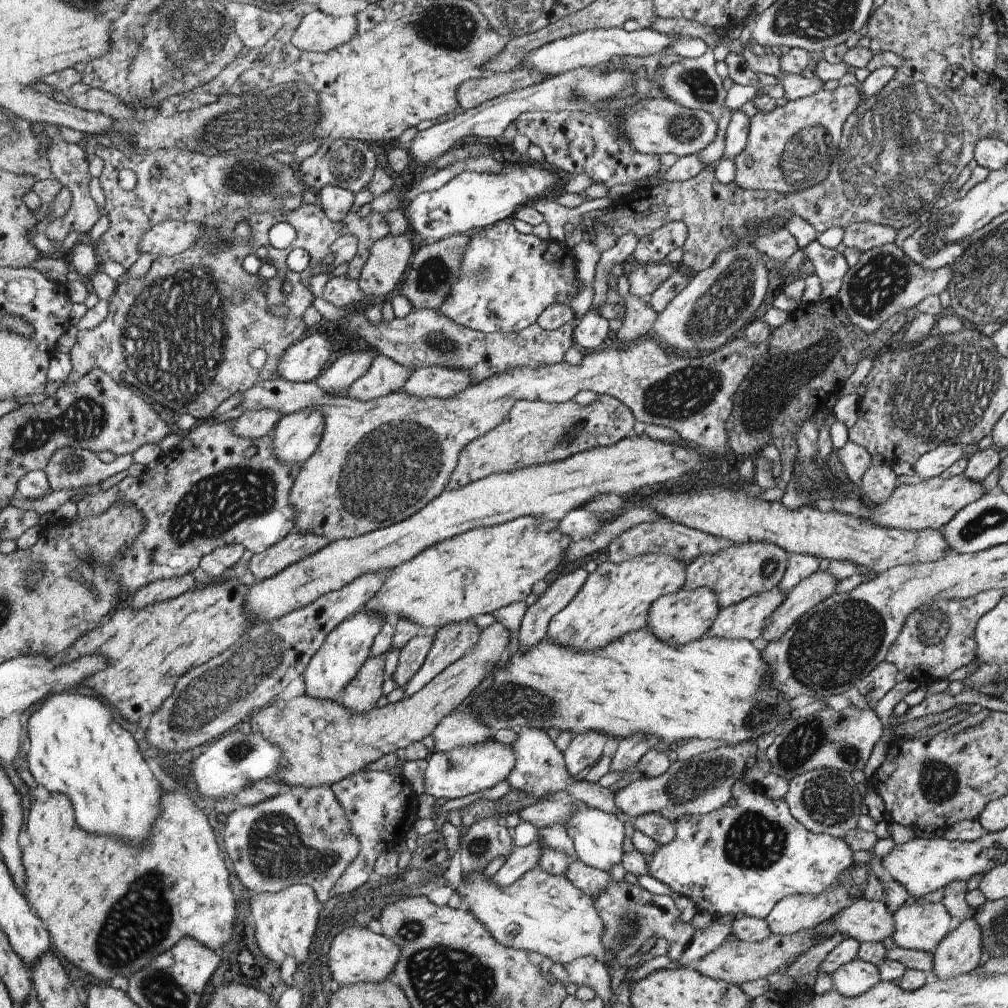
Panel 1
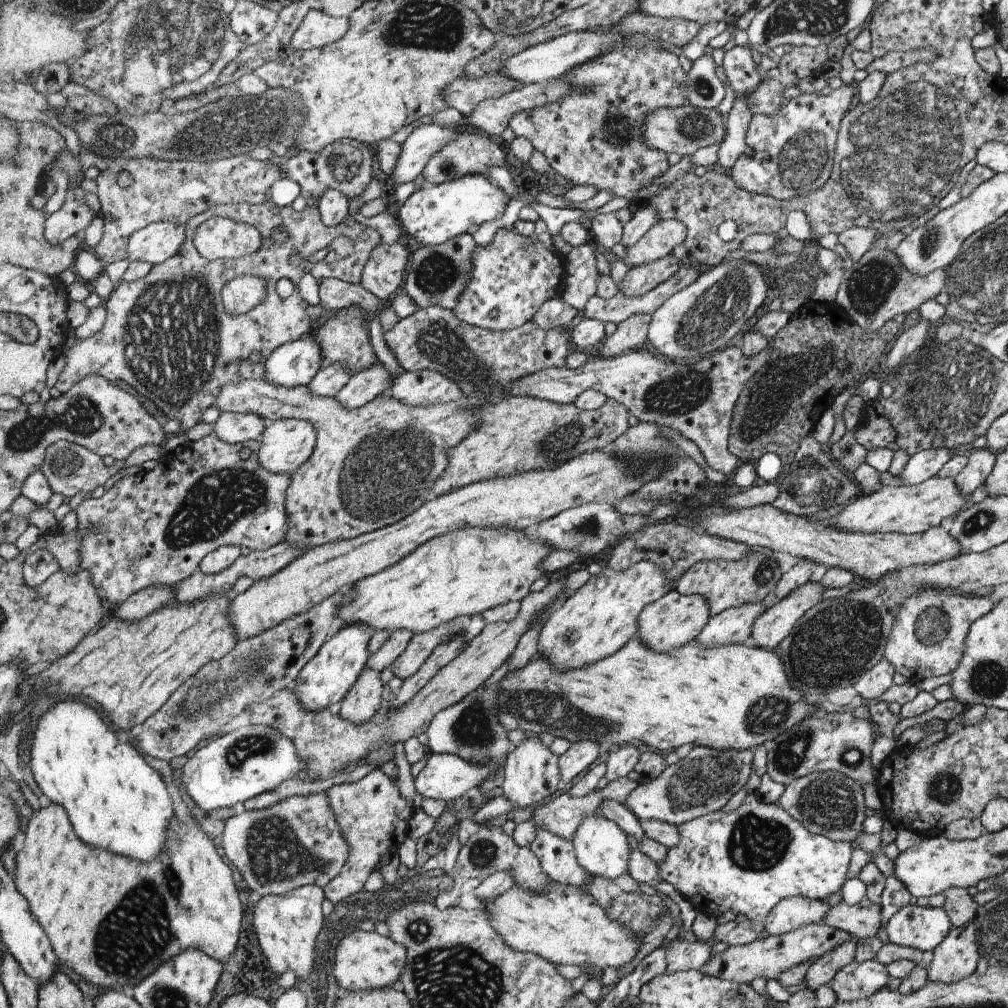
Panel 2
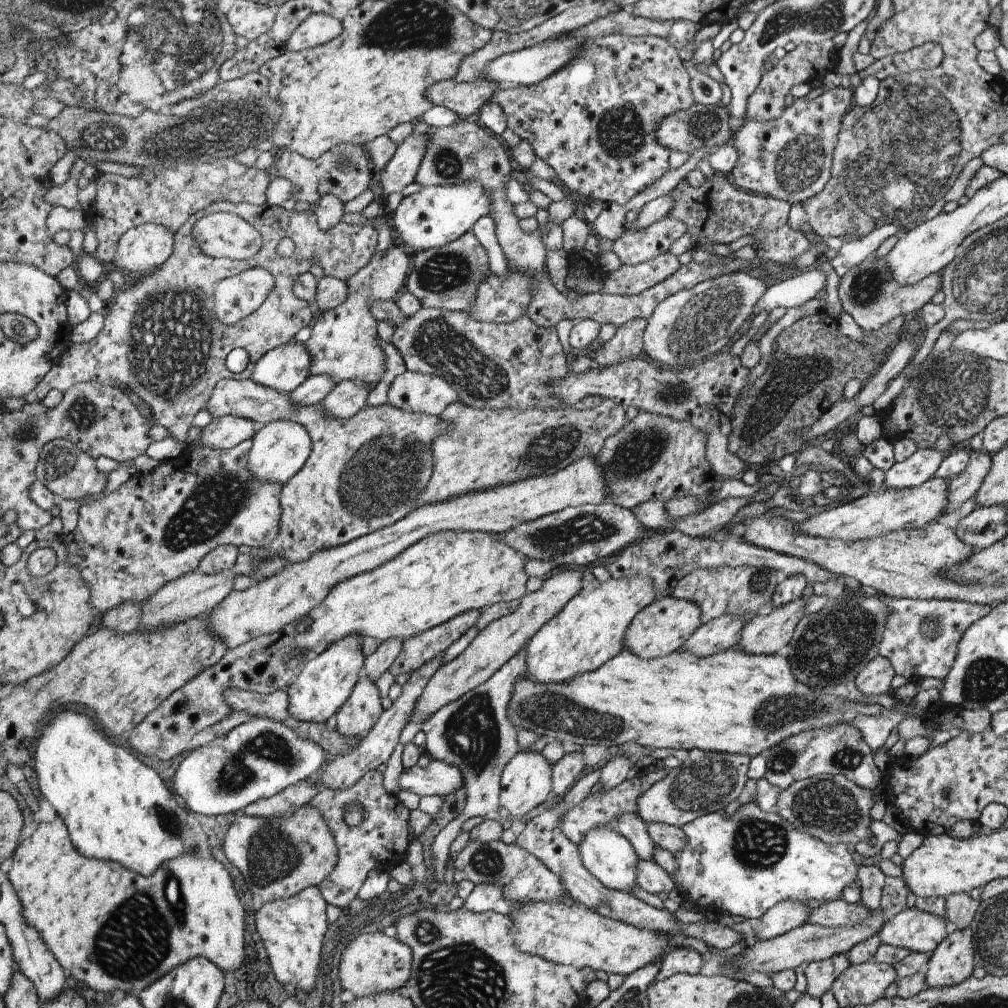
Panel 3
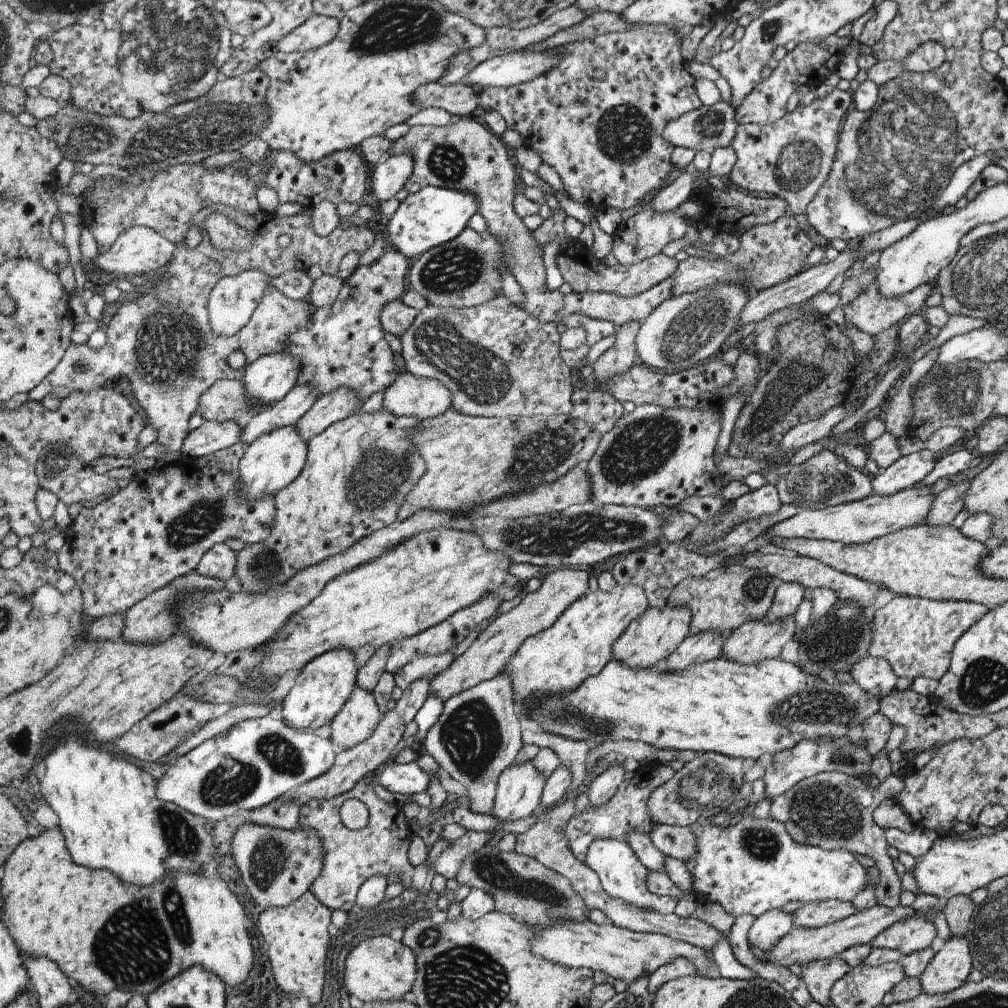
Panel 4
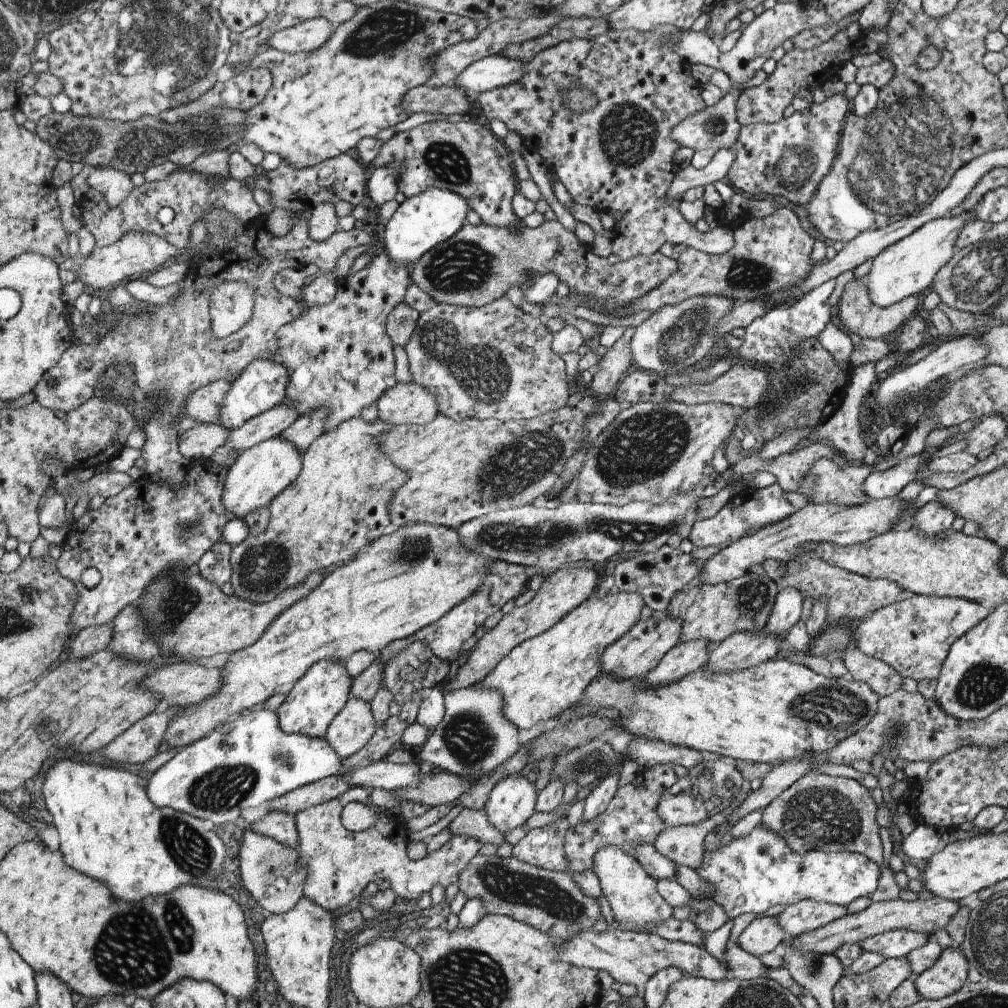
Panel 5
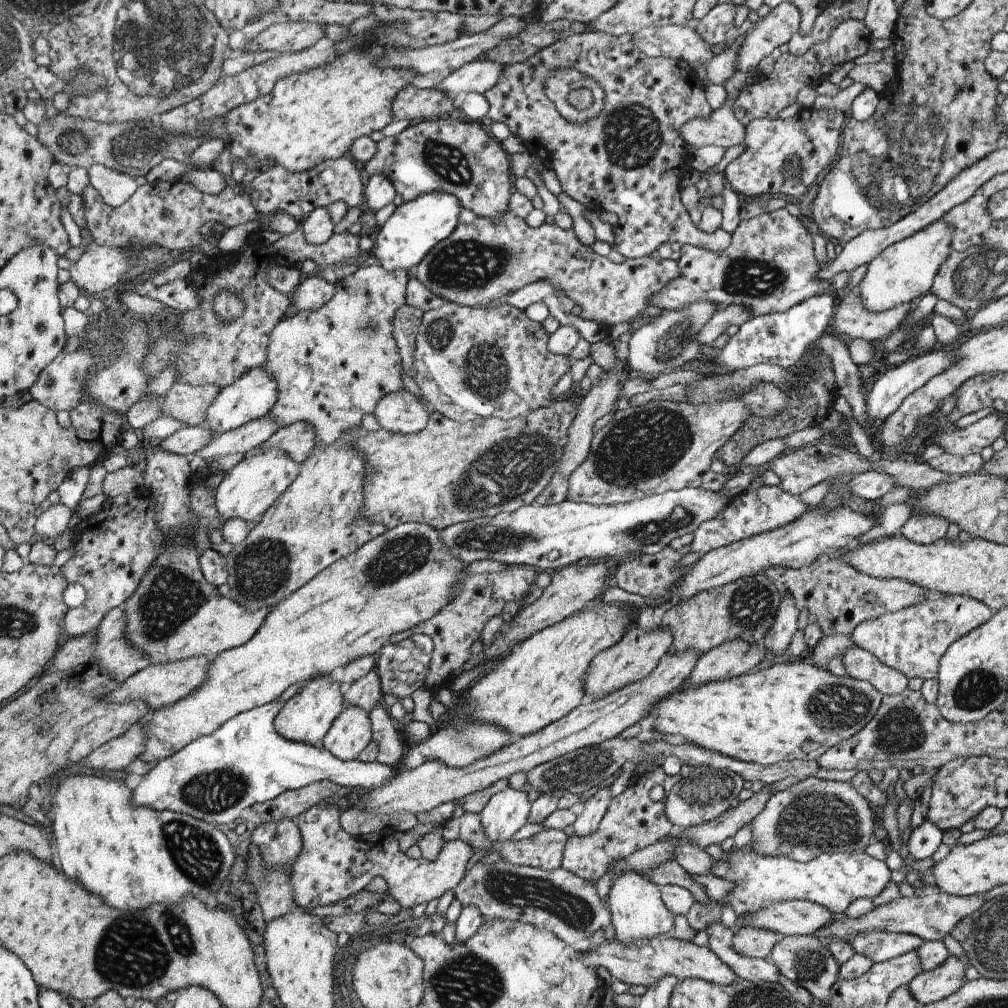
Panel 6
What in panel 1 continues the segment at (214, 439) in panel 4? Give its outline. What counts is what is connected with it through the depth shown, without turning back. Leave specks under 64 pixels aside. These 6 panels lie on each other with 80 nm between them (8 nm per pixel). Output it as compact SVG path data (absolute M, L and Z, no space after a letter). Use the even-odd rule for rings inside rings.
M261 409L260 411L246 411L236 422L234 431L239 436L258 439L267 435L274 435L277 425L284 414L279 409Z

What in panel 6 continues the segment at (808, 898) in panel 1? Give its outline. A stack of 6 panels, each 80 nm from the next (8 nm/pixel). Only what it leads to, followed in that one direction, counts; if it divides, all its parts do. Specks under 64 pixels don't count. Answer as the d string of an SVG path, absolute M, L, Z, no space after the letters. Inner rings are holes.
M746 925L733 932L731 942L735 952L744 957L767 959L776 940L781 936L773 931Z

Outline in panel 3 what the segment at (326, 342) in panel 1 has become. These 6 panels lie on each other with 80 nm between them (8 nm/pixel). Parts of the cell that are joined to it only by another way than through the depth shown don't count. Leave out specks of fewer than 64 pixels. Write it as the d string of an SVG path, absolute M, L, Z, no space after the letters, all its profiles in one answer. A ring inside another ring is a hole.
M293 341L260 358L252 379L263 386L292 393L309 380L312 352L305 343Z

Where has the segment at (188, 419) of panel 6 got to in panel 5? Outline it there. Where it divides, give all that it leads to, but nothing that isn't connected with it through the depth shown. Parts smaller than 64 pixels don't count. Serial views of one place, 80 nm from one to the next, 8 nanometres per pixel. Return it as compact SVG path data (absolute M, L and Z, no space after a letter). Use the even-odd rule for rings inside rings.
M225 379L201 387L186 403L184 416L193 417L201 423L219 423L222 416L222 404L233 386L231 380Z

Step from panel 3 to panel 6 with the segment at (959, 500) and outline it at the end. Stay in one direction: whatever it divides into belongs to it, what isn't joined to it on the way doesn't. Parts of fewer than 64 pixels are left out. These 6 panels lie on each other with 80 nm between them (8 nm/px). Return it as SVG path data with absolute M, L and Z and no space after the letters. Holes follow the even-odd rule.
M913 513L900 528L899 534L905 535L910 541L916 543L932 543L944 536L949 523L939 515Z

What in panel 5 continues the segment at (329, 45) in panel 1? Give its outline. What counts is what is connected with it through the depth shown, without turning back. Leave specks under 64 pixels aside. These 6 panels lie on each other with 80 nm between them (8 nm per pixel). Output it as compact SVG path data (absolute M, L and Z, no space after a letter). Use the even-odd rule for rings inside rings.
M319 17L276 32L269 43L284 53L313 52L329 42L335 30L335 24L328 18Z

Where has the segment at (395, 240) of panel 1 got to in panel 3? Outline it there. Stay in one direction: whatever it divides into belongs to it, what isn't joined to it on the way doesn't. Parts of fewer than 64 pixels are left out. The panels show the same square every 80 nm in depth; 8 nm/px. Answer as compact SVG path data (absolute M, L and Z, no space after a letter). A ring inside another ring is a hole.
M391 245L384 252L378 252L370 264L361 268L357 274L349 278L349 297L341 307L334 308L330 311L324 311L322 316L314 324L311 336L305 344L312 352L312 366L310 367L311 375L329 375L334 378L336 383L348 380L363 380L367 384L371 384L373 388L381 382L383 374L385 374L385 352L381 350L379 344L379 320L375 318L375 314L371 313L371 304L375 300L395 300L395 294L401 290L405 276L407 276L407 268L409 268L409 258L405 256L405 252L399 246Z

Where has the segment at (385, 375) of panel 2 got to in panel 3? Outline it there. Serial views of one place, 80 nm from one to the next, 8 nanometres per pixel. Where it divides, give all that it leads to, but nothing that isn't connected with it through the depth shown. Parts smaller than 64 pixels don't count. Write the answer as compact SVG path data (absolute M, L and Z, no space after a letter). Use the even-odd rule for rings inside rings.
M363 380L343 381L322 403L326 406L328 415L334 419L352 418L365 408L367 398L373 389L371 384Z

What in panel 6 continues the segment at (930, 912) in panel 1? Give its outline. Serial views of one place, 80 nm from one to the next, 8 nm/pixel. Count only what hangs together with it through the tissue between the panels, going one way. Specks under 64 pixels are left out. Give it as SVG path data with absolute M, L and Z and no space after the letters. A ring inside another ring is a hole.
M875 931L854 936L847 941L857 954L864 954L875 963L914 951L923 941L907 933Z

